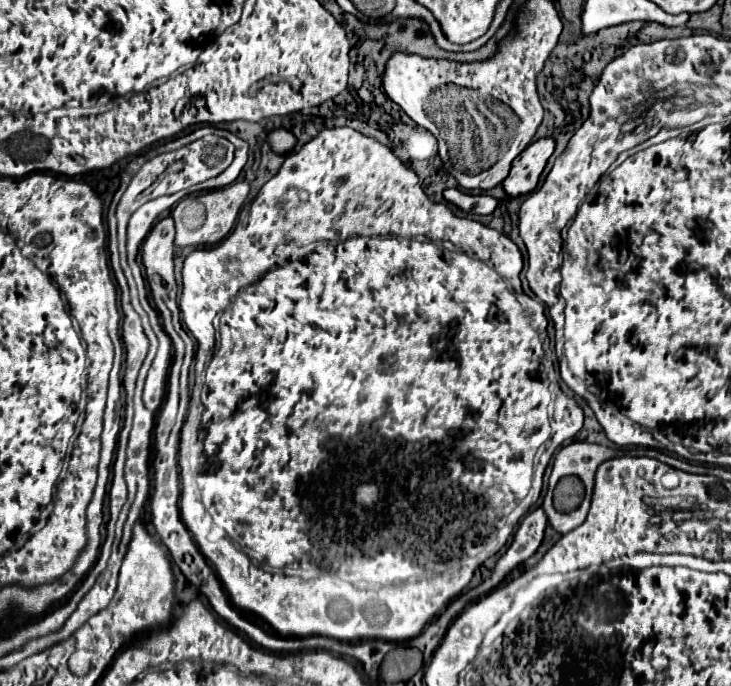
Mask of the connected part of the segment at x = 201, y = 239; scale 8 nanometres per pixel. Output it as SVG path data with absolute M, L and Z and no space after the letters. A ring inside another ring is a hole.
M236 181L224 189L208 191L204 195L190 195L184 197L174 209L172 209L172 219L176 223L176 245L178 247L210 247L220 243L230 229L234 227L238 213L248 197L248 183Z

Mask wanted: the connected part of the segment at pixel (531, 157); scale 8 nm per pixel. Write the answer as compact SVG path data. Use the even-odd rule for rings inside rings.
M544 137L544 139L538 139L538 141L530 143L514 159L512 171L502 183L504 191L510 197L518 197L518 195L526 195L526 193L534 191L550 155L554 153L554 147L556 147L556 143L550 137Z

